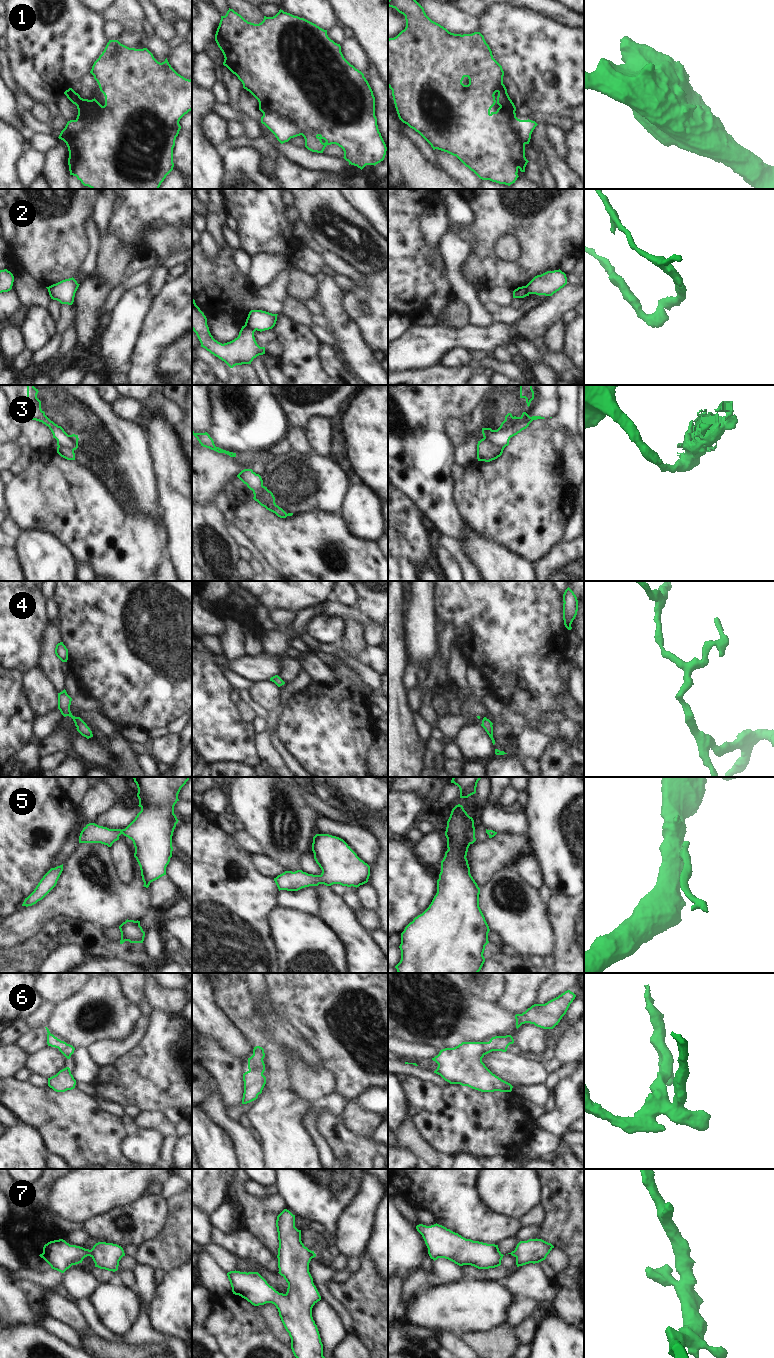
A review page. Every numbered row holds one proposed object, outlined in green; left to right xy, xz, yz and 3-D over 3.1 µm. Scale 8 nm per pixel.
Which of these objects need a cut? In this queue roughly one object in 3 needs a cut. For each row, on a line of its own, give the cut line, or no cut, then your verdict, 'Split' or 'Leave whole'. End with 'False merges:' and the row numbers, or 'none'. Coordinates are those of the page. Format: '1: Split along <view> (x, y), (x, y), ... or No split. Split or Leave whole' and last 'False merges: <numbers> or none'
1: Split along xz (263, 113), (275, 112), (290, 120), (299, 129), (301, 134). Split
2: Split along xz (244, 325), (254, 331). Split
3: Split along yz (483, 438), (503, 448). Split
4: No split. Leave whole
5: No split. Leave whole
6: No split. Leave whole
7: No split. Leave whole
False merges: 1, 2, 3.

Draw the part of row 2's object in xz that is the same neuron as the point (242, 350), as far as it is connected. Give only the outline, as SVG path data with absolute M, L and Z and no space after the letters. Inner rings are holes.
M192 299L192 330L196 333L201 347L224 361L230 368L236 365L251 364L254 358L265 354L265 347L260 347L253 330L242 326L239 335L227 343L220 343L213 338L207 325L207 318Z

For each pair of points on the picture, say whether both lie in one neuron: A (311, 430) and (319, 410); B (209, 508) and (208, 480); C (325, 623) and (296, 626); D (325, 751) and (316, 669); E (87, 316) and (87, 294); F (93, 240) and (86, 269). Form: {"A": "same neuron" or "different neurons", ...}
{"A": "different neurons", "B": "different neurons", "C": "different neurons", "D": "different neurons", "E": "same neuron", "F": "same neuron"}

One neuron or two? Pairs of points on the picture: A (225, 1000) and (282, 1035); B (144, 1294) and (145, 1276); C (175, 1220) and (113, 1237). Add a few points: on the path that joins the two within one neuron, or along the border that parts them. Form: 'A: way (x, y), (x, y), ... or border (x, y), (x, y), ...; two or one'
A: way (239, 1006), (268, 1028); one
B: way (145, 1290), (145, 1280); one
C: border (167, 1201), (167, 1214), (162, 1228), (149, 1241); two

